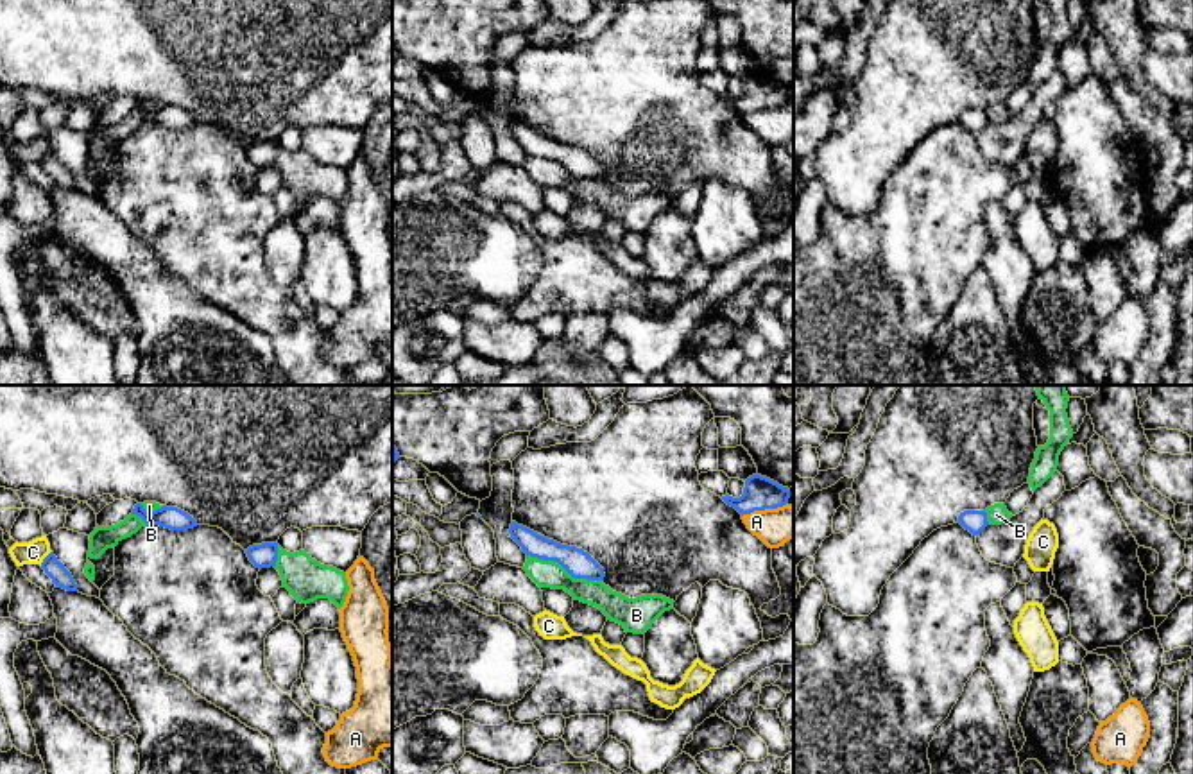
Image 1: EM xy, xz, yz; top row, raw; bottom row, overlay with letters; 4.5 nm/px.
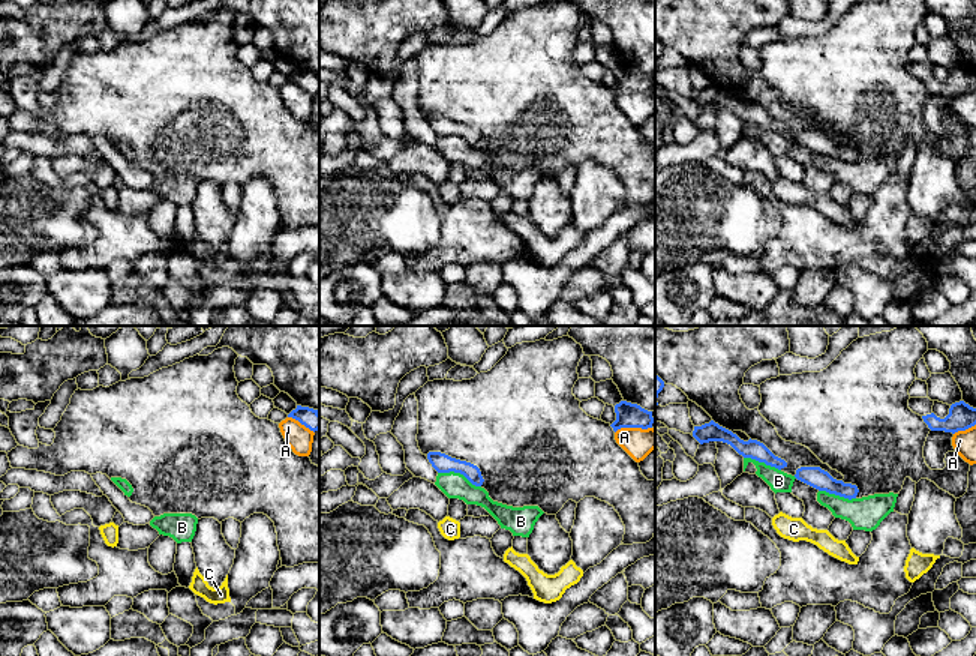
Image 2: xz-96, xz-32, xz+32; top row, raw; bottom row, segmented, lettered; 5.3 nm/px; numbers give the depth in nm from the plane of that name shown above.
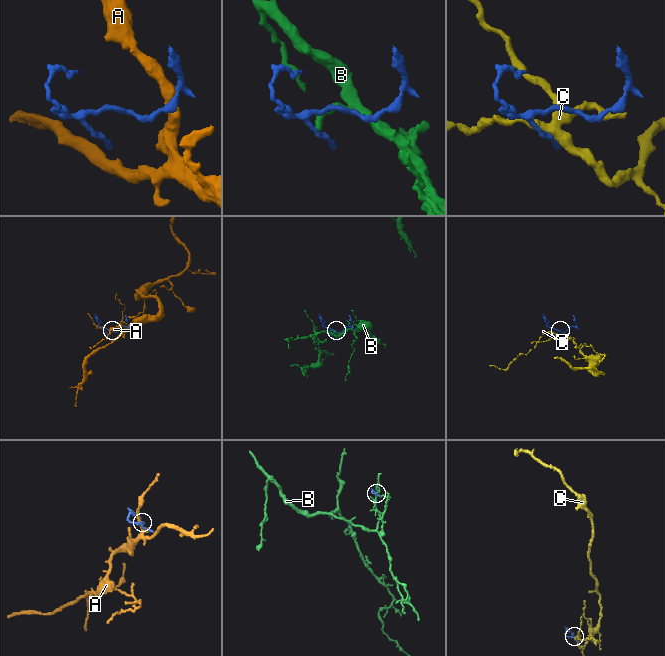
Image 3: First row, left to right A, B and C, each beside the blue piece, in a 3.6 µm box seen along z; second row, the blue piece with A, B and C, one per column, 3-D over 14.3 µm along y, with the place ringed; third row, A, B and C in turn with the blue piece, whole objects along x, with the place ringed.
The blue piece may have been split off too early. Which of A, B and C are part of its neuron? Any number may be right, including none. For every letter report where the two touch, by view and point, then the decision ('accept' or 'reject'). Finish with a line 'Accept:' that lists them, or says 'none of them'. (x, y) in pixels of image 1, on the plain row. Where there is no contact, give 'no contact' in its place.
A: contact xz (763, 108); reject
B: contact xz (565, 167); reject
C: contact xy (45, 156); reject
Accept: none of them

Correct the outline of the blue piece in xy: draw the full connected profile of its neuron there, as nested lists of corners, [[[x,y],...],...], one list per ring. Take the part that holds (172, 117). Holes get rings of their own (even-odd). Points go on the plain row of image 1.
[[[136,102],[131,113],[140,115],[149,124],[159,124],[170,129],[188,129],[197,125],[197,120],[177,106],[163,104],[161,108],[147,111],[142,102]]]

